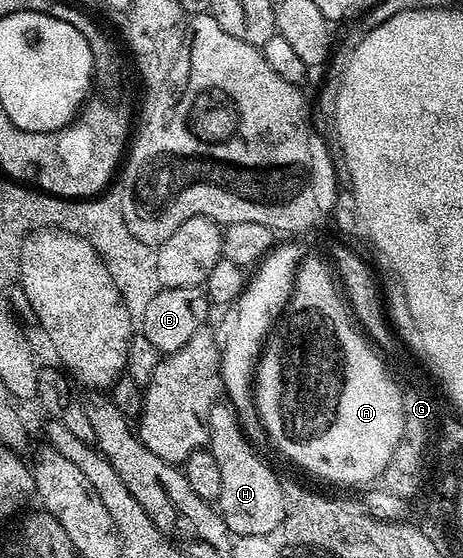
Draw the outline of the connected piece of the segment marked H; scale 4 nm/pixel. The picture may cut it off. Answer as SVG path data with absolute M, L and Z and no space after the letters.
M230 402L216 403L209 413L207 441L209 450L217 461L217 469L221 469L221 493L217 500L217 510L232 536L236 531L263 532L274 527L283 511L279 487L276 487L280 476L258 455L260 452L243 432L239 415Z

